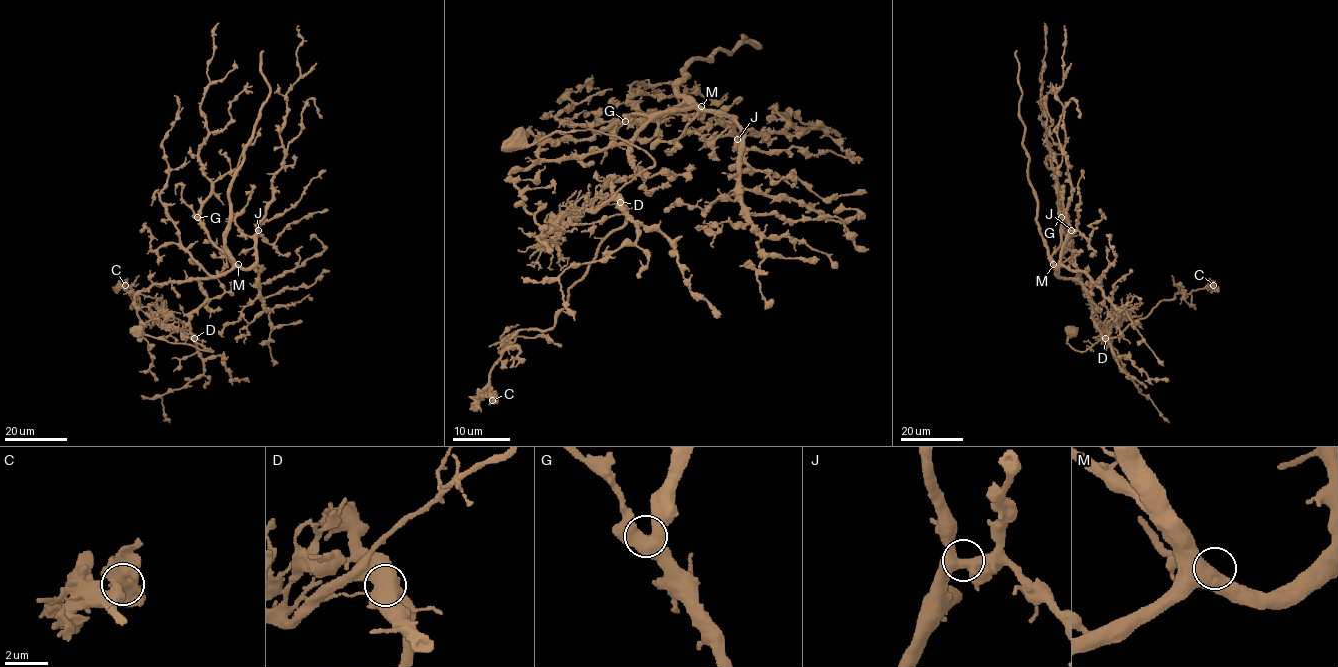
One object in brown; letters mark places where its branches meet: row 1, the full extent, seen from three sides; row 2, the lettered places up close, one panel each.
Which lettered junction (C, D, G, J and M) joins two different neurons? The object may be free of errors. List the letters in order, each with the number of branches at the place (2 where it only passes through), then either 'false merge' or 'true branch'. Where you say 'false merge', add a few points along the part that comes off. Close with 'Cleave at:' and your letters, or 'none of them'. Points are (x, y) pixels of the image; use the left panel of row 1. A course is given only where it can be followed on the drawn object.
C: 3 branches meet; true branch
D: 3 branches meet; false merge; foreign part runs (194, 338), (197, 337), (166, 309), (165, 300), (130, 293), (116, 286)
G: 3 branches meet; true branch
J: 3 branches meet; true branch
M: 3 branches meet; true branch
Cleave at: D

